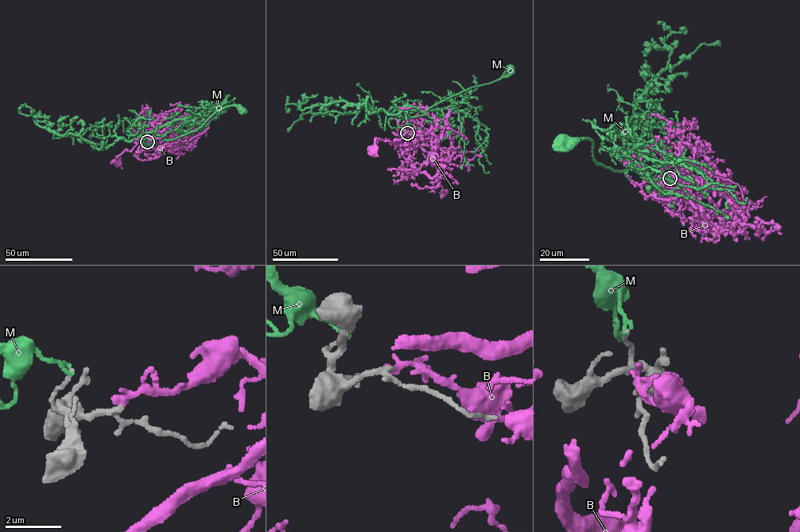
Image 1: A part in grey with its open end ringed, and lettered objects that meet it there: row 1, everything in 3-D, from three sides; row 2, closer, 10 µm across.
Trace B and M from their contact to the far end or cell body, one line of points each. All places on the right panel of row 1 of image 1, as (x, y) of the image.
B: (669, 178), (673, 181), (666, 180), (664, 188), (677, 193), (689, 180), (676, 185), (694, 200)
M: (668, 173), (653, 148), (638, 151), (647, 155), (642, 162), (615, 171), (596, 163), (589, 139), (559, 145)

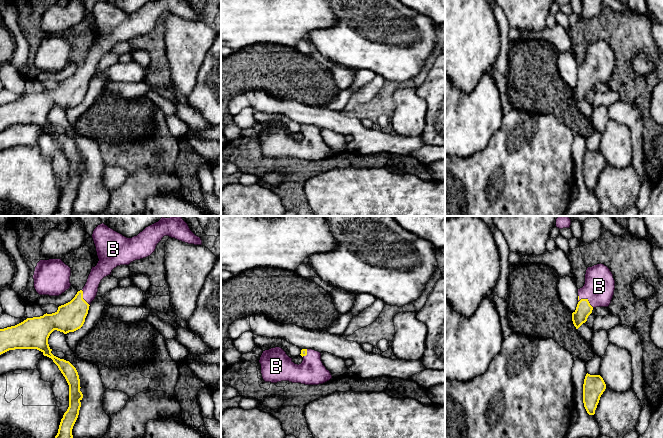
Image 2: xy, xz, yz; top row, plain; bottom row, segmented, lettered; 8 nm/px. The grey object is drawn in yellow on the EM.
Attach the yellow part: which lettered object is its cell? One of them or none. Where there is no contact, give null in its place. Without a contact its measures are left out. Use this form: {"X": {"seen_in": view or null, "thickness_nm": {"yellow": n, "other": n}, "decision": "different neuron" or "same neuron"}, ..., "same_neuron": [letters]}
{"B": {"seen_in": "yz", "thickness_nm": {"yellow": 120, "other": 240}, "decision": "same neuron"}, "M": {"seen_in": null, "decision": "different neuron"}, "same_neuron": ["B"]}

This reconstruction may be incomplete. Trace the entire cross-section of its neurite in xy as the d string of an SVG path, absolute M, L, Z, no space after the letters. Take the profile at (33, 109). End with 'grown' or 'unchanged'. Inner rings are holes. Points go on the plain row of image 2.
M105 0L98 1L92 14L99 37L95 43L92 42L83 65L70 78L59 82L55 89L27 94L15 102L0 105L0 131L15 125L37 125L53 136L69 161L69 183L61 195L54 216L72 216L72 205L79 191L83 170L76 144L69 137L51 129L48 120L50 110L54 106L67 110L80 105L101 56L111 51L117 42L129 41L150 32L164 12L202 21L201 14L190 6L188 0L152 0L132 14L123 12Z; grown

